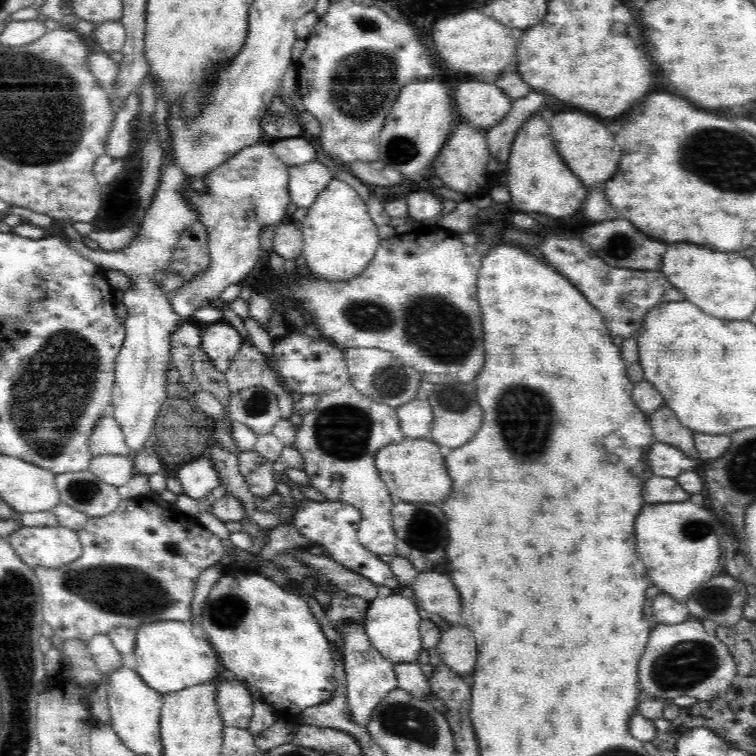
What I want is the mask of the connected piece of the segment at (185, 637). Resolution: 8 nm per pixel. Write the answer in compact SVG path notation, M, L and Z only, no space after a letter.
M159 621L141 626L136 632L136 674L162 694L176 694L182 689L212 682L218 674L218 655L211 644L194 636L188 622Z

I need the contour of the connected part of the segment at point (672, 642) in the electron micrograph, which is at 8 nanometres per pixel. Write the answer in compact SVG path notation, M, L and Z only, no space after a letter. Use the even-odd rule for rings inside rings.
M686 620L676 625L660 623L651 629L637 671L641 690L652 698L665 701L690 696L704 701L728 692L737 674L737 662L716 635L706 633L700 620Z

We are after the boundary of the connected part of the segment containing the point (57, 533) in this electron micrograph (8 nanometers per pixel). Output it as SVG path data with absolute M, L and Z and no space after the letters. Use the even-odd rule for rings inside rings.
M23 526L5 538L14 552L32 569L36 566L56 568L74 562L82 554L77 530L65 526Z

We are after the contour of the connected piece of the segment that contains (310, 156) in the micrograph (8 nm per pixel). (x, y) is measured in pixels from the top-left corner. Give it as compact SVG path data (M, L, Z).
M305 135L272 141L272 146L274 154L289 167L318 160L318 148Z

